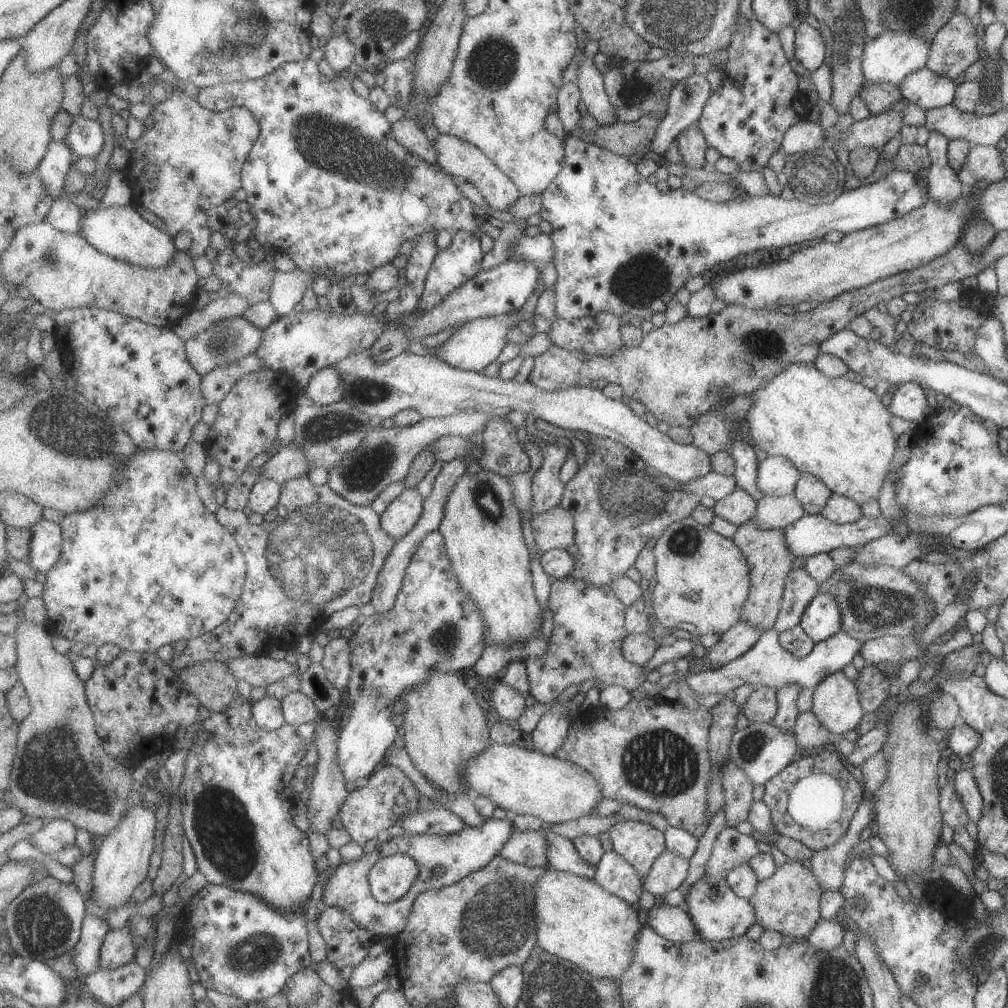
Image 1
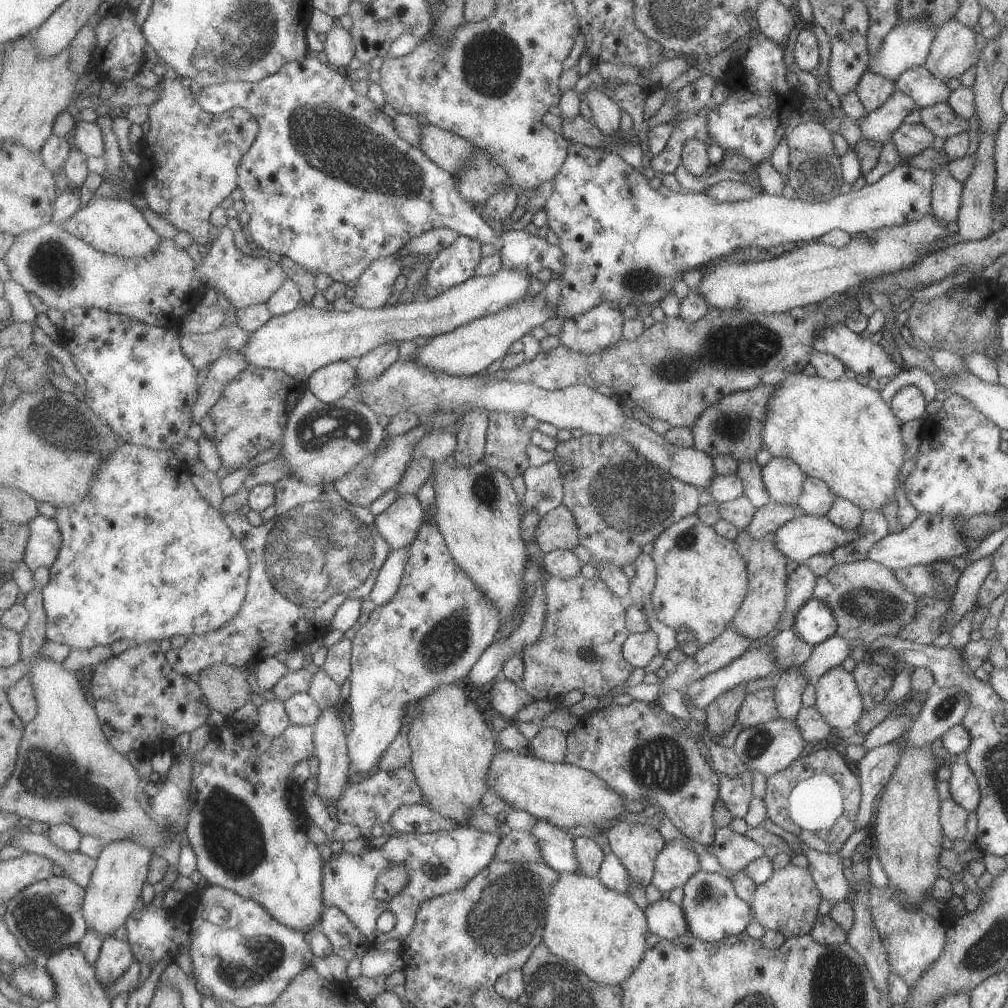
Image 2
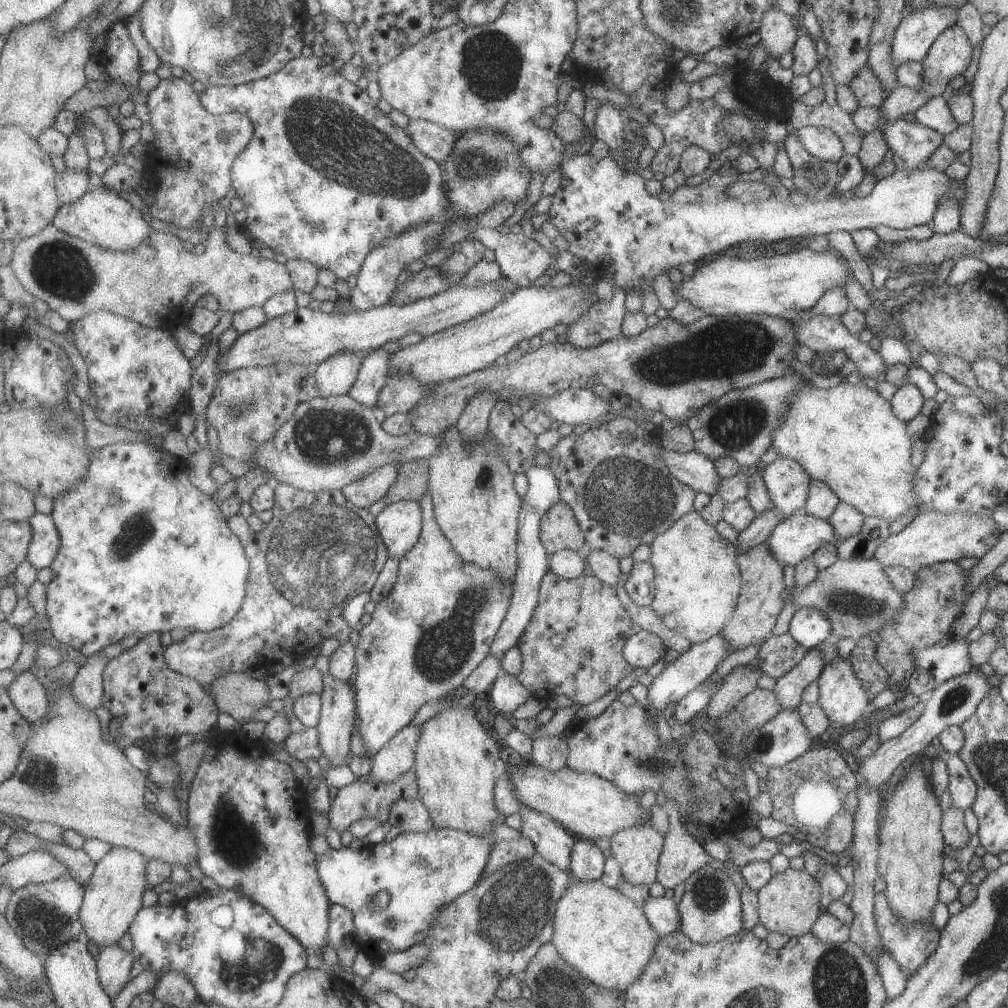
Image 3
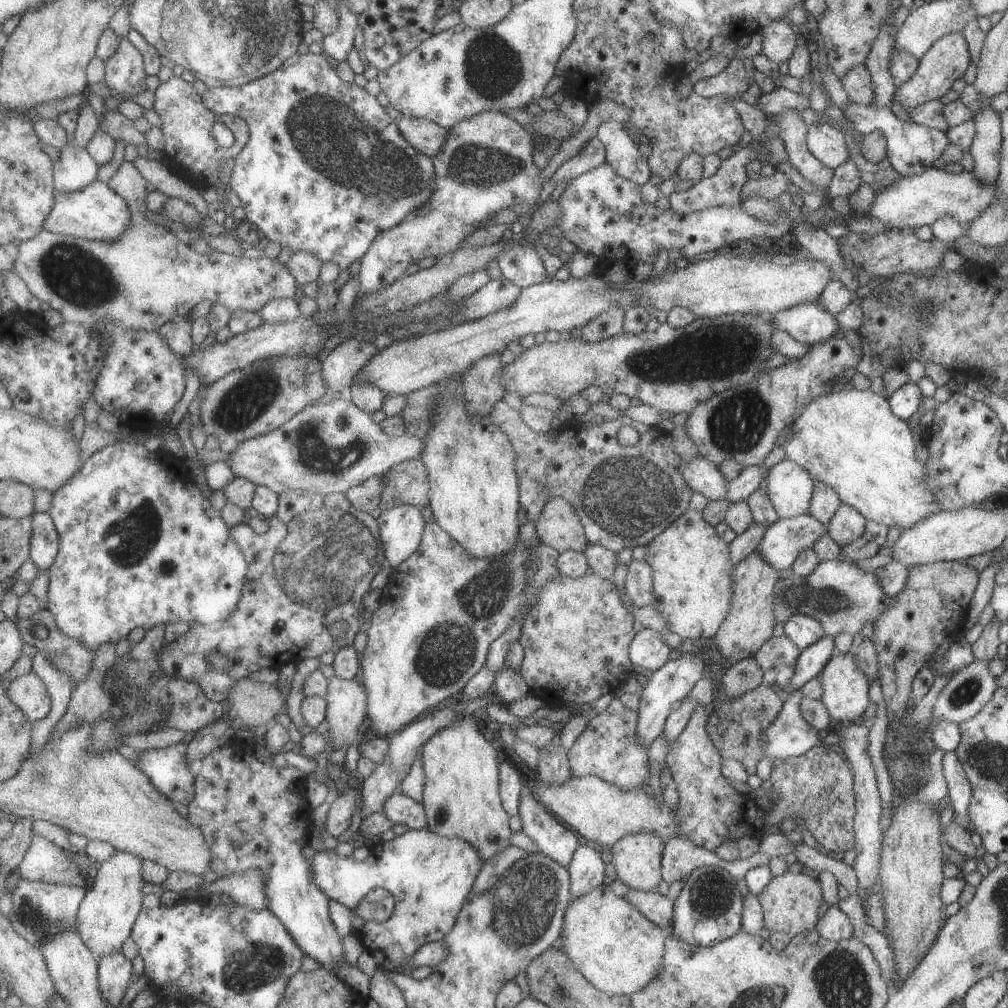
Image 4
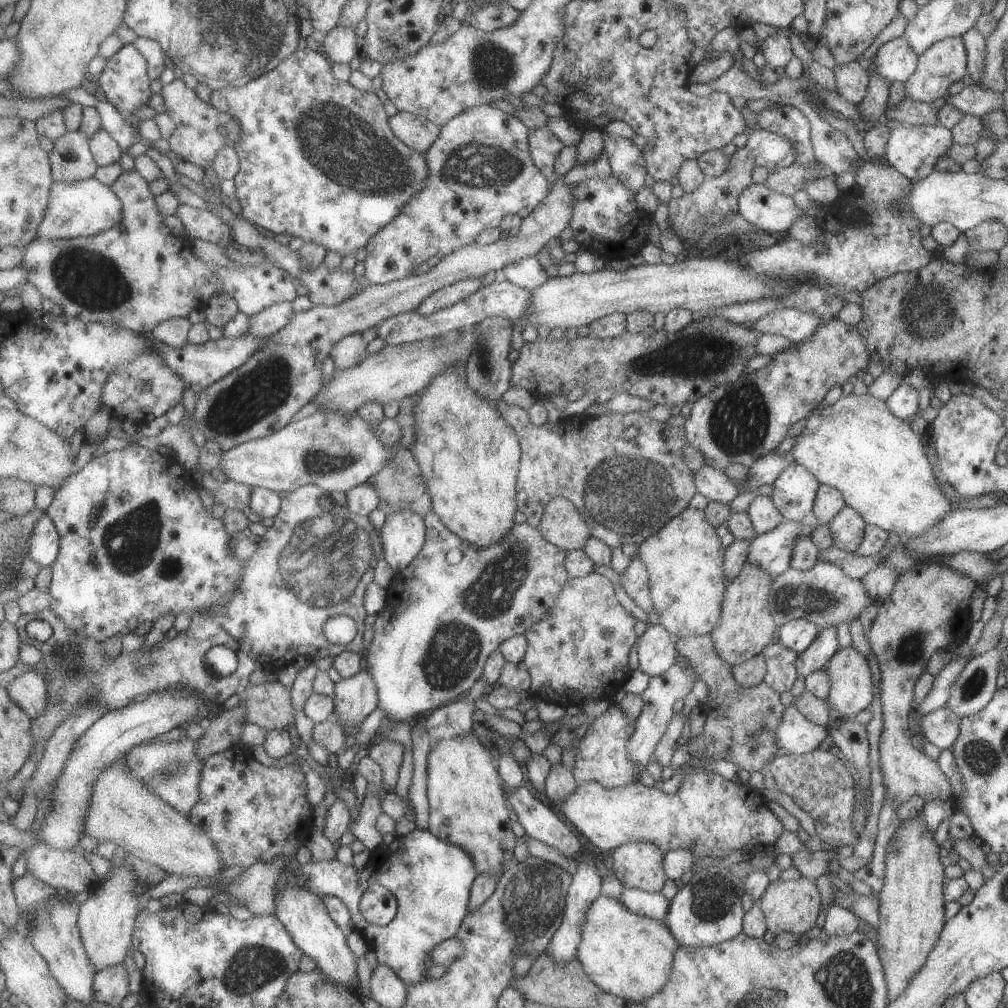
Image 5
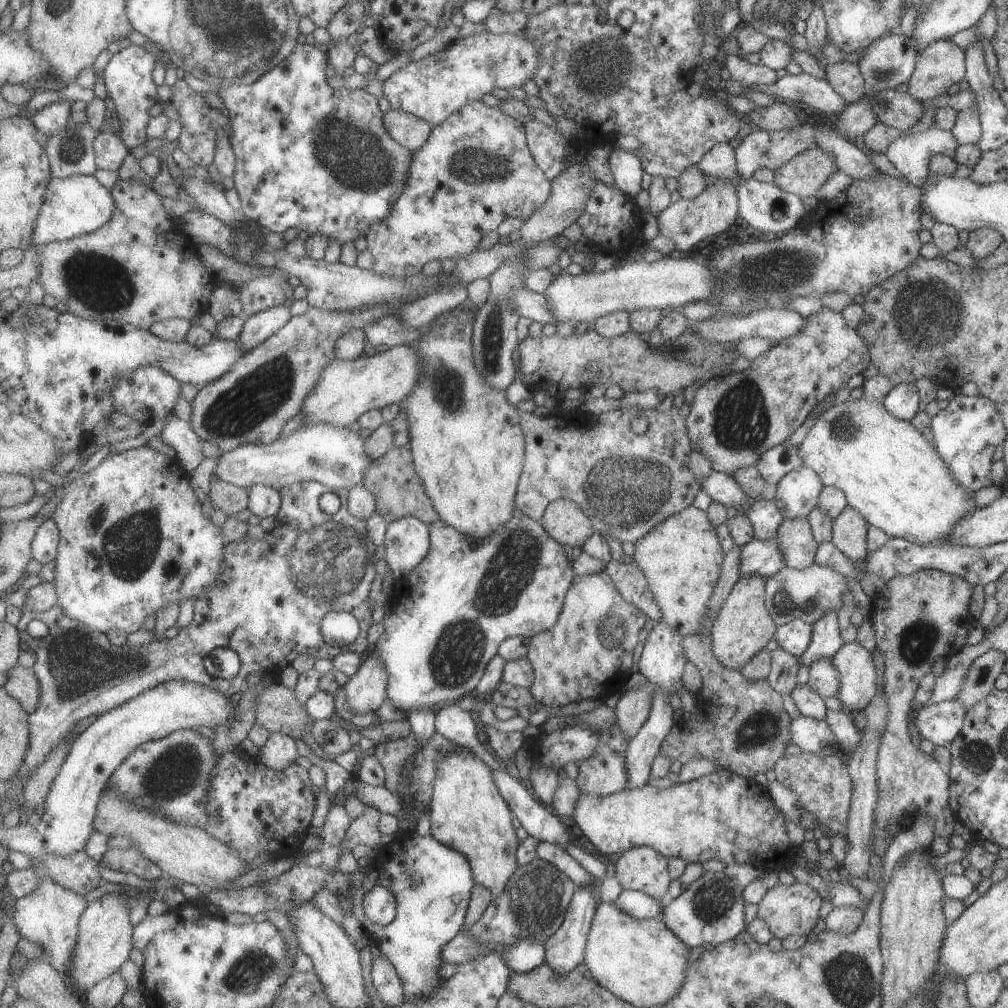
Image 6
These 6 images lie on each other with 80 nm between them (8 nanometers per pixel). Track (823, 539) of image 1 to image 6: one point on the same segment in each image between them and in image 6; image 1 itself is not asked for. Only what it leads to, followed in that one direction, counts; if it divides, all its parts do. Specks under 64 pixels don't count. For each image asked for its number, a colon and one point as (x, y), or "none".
2: (804, 536)
3: (795, 538)
4: (783, 541)
5: (771, 551)
6: (757, 558)

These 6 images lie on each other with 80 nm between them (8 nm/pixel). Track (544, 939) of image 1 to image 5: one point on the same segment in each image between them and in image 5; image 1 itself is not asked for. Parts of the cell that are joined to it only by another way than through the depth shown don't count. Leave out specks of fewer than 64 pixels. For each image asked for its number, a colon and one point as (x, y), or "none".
2: (600, 932)
3: (604, 935)
4: (612, 944)
5: (629, 956)

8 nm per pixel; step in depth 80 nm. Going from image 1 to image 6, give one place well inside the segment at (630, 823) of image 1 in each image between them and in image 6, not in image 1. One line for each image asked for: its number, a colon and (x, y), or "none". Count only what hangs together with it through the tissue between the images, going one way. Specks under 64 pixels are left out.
2: (636, 845)
3: (637, 849)
4: (636, 857)
5: (637, 865)
6: (641, 868)

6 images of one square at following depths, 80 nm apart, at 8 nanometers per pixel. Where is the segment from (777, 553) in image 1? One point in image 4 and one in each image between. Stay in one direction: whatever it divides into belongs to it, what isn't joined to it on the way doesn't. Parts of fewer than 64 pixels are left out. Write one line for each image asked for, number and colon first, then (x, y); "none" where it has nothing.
2: (759, 613)
3: (759, 603)
4: (750, 622)

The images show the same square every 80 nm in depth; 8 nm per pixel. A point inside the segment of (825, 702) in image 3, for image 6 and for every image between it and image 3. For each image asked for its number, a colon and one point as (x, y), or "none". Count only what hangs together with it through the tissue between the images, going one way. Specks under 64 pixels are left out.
4: (844, 687)
5: (850, 679)
6: (855, 665)

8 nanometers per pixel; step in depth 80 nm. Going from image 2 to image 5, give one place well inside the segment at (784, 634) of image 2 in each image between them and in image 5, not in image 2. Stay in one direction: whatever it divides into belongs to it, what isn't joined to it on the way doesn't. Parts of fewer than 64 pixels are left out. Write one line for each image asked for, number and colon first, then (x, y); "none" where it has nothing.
3: (777, 655)
4: (777, 657)
5: (780, 675)

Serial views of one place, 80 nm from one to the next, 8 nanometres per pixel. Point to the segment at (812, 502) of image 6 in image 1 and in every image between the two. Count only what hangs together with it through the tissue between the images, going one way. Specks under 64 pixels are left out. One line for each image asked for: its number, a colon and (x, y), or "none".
1: (776, 476)
2: (781, 477)
3: (786, 483)
4: (789, 487)
5: (793, 491)

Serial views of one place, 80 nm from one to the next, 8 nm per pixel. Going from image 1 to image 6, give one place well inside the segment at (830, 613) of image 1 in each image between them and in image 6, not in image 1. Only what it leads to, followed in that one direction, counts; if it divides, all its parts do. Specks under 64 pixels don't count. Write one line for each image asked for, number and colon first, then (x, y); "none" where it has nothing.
2: (814, 623)
3: (809, 628)
4: (802, 630)
5: (797, 634)
6: (793, 637)

